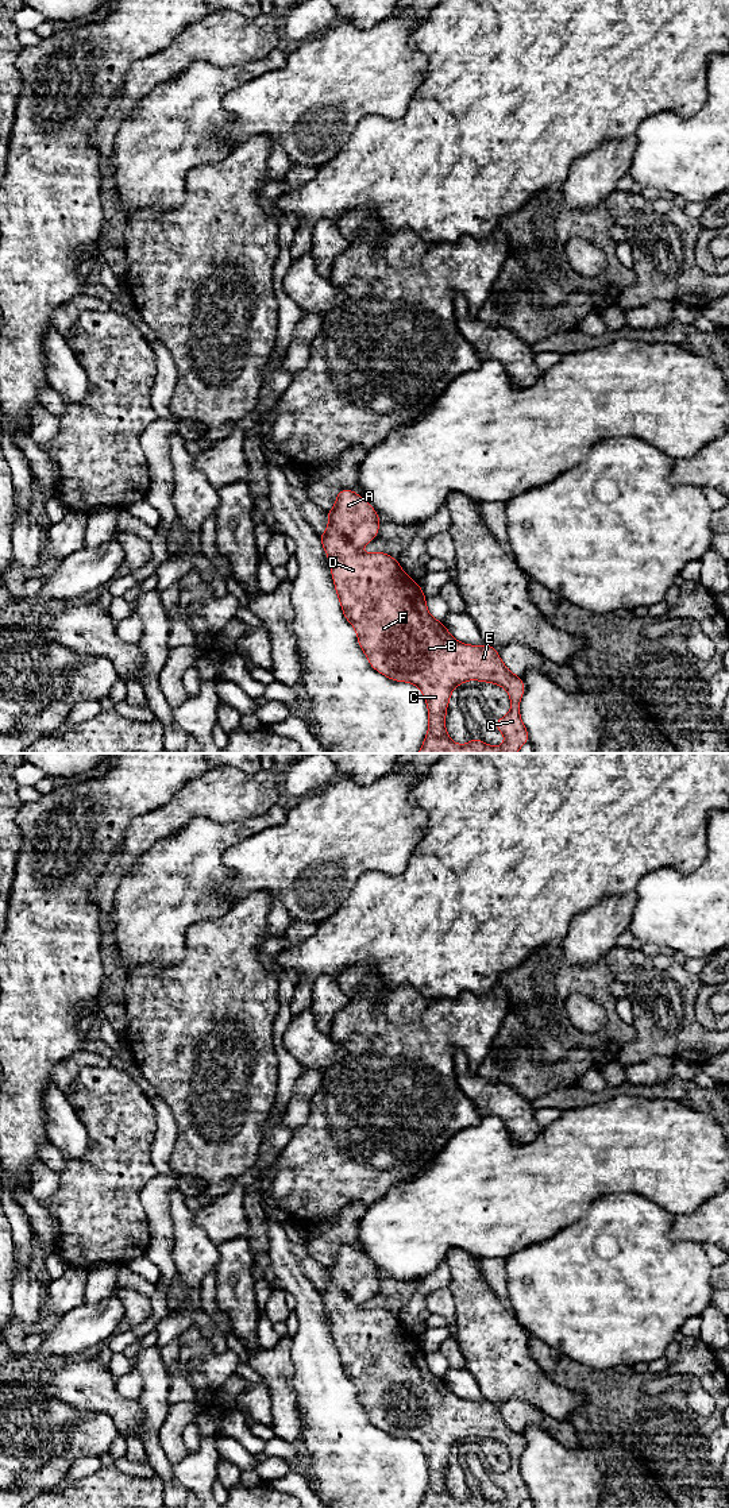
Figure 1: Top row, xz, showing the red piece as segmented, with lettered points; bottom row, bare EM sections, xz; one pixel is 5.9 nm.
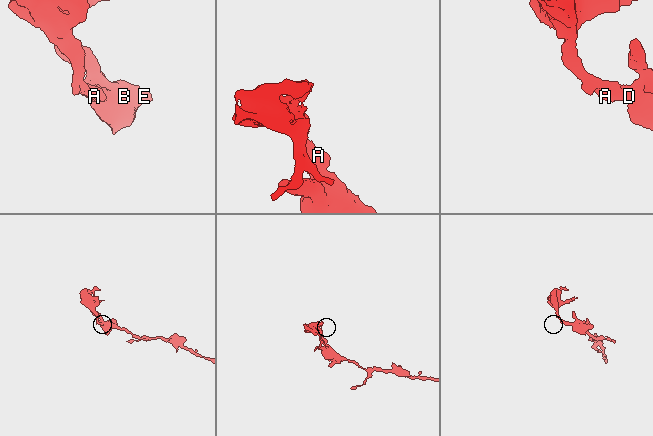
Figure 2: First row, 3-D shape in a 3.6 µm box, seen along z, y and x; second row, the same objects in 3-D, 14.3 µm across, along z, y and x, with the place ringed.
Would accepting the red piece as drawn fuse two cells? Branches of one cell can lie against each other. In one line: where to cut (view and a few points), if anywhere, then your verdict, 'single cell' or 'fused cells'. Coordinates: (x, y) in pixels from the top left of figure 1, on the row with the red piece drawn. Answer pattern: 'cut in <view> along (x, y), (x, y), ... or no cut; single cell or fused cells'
no cut; single cell

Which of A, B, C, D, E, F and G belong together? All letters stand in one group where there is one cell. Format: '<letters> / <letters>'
A B C D E F G

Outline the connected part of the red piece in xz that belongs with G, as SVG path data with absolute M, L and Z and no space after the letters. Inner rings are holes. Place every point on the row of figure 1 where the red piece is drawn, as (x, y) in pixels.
M339 489L335 498L335 508L327 510L328 528L323 535L317 535L331 564L332 581L339 597L342 612L346 620L354 626L358 644L366 655L369 664L394 682L408 682L420 689L428 707L428 732L417 753L517 753L529 741L529 733L521 721L520 701L525 693L525 683L521 676L514 675L501 660L493 645L470 645L454 639L444 624L432 617L427 609L427 597L423 594L421 585L414 582L393 556L377 551L360 554L359 549L373 541L379 532L381 517L375 509L356 491ZM479 680L504 687L510 698L510 711L500 720L493 720L494 726L505 736L505 743L491 747L481 738L471 738L467 744L454 743L446 730L447 706L452 690L467 682Z

